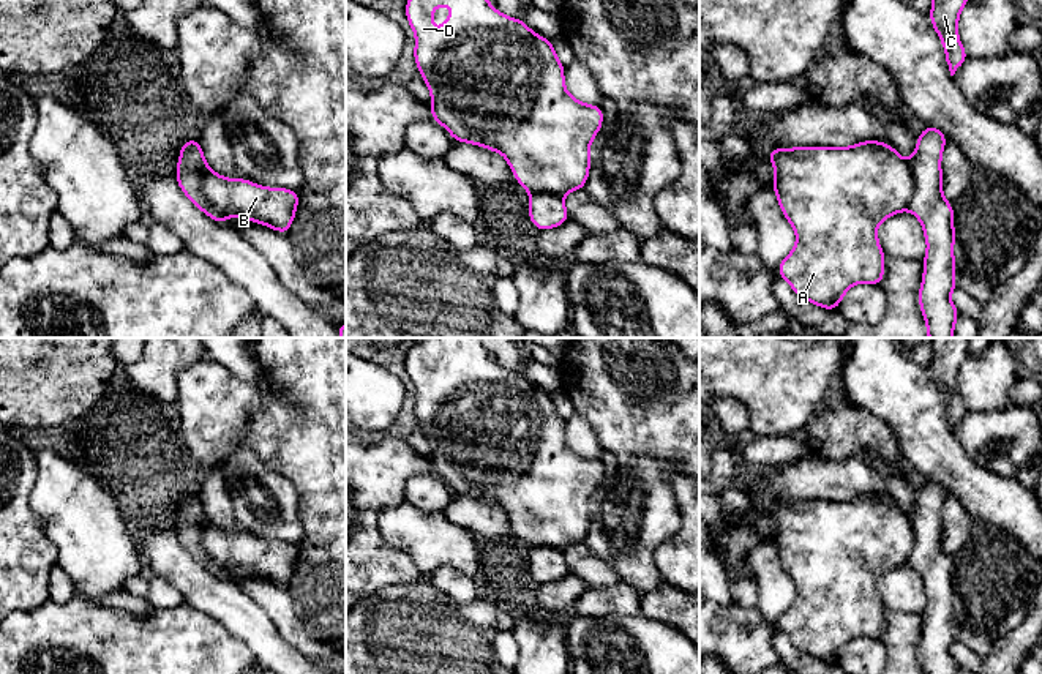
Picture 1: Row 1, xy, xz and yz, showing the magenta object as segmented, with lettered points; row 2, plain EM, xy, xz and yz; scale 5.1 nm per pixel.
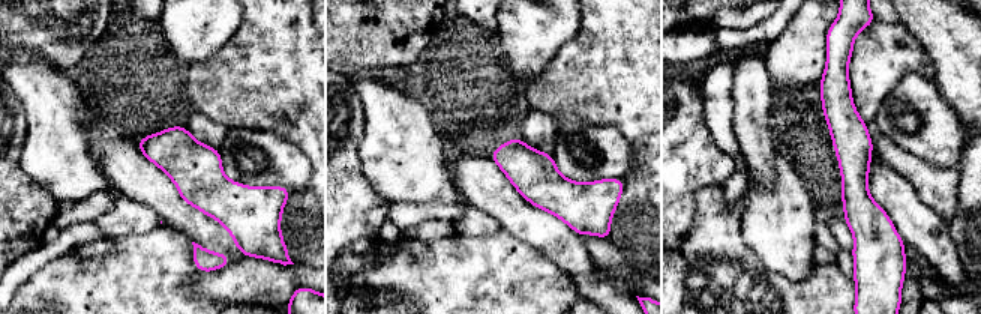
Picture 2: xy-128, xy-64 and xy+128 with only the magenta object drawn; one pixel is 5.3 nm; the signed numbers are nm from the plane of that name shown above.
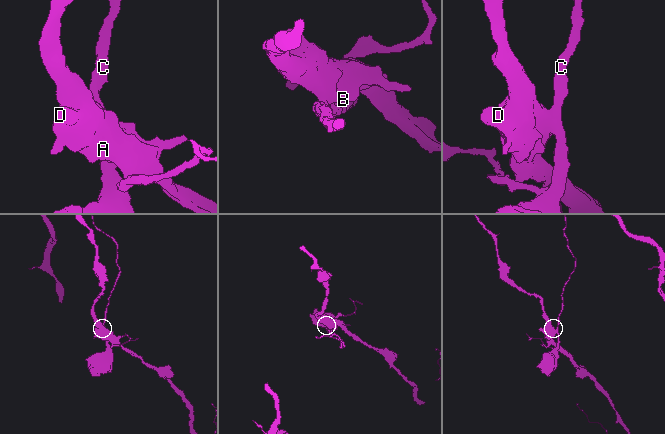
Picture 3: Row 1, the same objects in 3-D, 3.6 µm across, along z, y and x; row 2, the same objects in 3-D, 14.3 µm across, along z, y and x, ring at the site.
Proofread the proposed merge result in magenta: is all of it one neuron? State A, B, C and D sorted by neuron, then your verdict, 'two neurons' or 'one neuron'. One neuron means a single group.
groups A B D / C; two neurons

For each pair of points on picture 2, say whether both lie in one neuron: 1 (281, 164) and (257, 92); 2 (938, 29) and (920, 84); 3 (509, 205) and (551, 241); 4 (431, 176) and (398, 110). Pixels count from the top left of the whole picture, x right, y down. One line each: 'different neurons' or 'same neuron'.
1: different neurons
2: different neurons
3: same neuron
4: same neuron

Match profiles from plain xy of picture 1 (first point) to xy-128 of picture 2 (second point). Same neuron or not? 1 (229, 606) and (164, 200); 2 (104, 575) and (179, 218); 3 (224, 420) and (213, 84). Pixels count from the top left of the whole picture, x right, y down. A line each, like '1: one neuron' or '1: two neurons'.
1: one neuron
2: two neurons
3: two neurons

